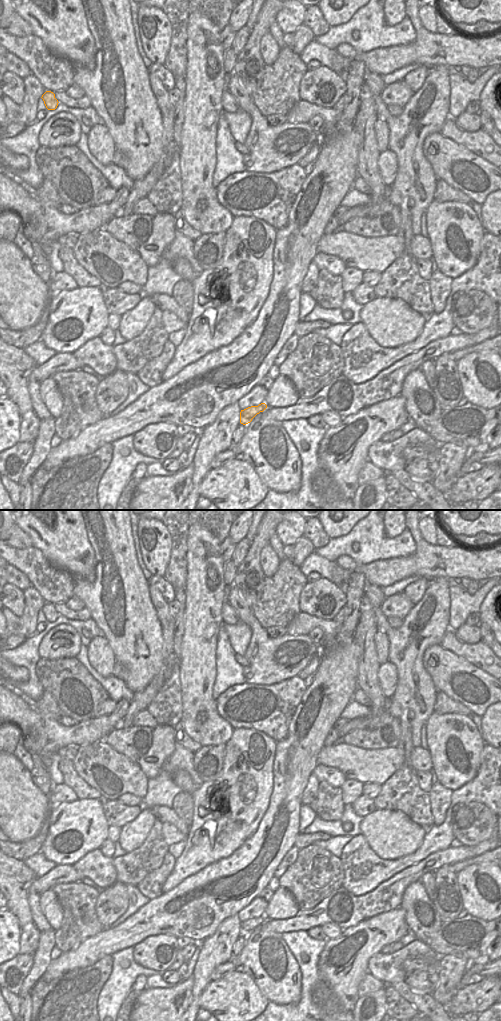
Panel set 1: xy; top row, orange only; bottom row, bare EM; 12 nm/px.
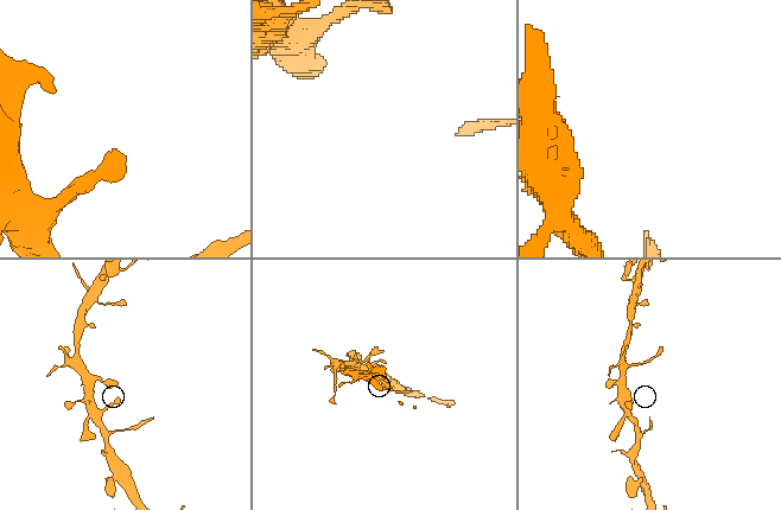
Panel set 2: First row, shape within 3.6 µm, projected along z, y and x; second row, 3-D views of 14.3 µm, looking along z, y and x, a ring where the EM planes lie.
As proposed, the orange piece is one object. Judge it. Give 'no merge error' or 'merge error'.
merge error

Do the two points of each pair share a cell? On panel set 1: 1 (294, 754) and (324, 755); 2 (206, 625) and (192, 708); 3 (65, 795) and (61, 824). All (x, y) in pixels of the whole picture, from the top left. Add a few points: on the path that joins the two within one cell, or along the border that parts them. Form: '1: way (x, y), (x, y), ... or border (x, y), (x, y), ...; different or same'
1: border (323, 746), (319, 752), (317, 763); different
2: way (198, 646), (197, 687); same
3: border (77, 798), (72, 801), (61, 801), (57, 804); different

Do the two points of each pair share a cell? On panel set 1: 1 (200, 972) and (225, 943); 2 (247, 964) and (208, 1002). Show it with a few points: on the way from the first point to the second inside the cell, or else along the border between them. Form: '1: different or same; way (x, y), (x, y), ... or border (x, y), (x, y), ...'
1: same; way (205, 965), (218, 949)
2: different; border (236, 970), (245, 972), (257, 986)

